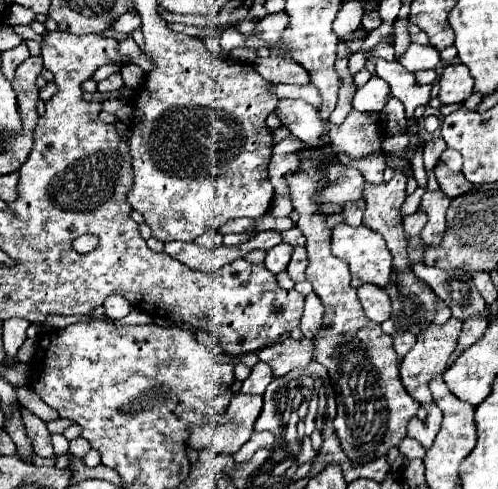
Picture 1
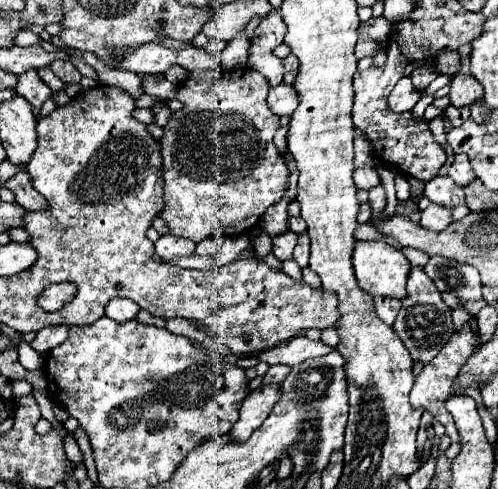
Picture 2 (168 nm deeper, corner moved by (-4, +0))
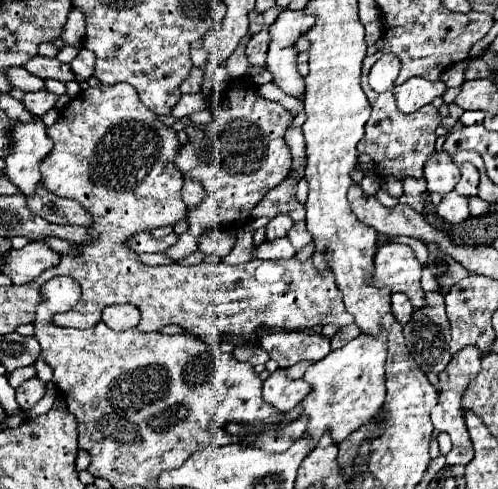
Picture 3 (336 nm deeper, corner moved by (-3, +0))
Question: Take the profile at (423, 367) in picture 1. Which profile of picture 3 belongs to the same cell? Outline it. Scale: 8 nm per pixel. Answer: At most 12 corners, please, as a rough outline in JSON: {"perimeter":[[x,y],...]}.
{"perimeter":[[481,351],[453,355],[439,377],[435,429],[449,433],[447,465],[473,457],[461,395],[479,373]]}

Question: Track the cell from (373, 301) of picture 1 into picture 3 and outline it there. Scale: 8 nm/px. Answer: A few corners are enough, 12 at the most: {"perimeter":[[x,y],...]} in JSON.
{"perimeter":[[393,293],[391,313],[401,325],[409,321],[413,305]]}

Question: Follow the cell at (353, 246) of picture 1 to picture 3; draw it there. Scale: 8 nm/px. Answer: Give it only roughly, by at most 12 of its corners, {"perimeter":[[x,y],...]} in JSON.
{"perimeter":[[385,243],[373,259],[371,285],[425,305],[421,263],[411,247]]}

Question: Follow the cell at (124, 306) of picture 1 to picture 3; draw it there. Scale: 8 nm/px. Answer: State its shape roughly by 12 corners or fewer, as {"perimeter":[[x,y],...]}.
{"perimeter":[[109,305],[103,321],[115,331],[135,327],[141,313],[135,305]]}

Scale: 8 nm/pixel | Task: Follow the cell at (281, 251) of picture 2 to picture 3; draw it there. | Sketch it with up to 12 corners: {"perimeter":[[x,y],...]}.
{"perimeter":[[275,217],[267,223],[267,241],[287,237],[293,227],[289,217]]}

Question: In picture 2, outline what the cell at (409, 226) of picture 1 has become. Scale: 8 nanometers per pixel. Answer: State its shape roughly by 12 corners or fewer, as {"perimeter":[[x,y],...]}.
{"perimeter":[[430,205],[420,225],[442,231],[452,223],[452,209]]}

